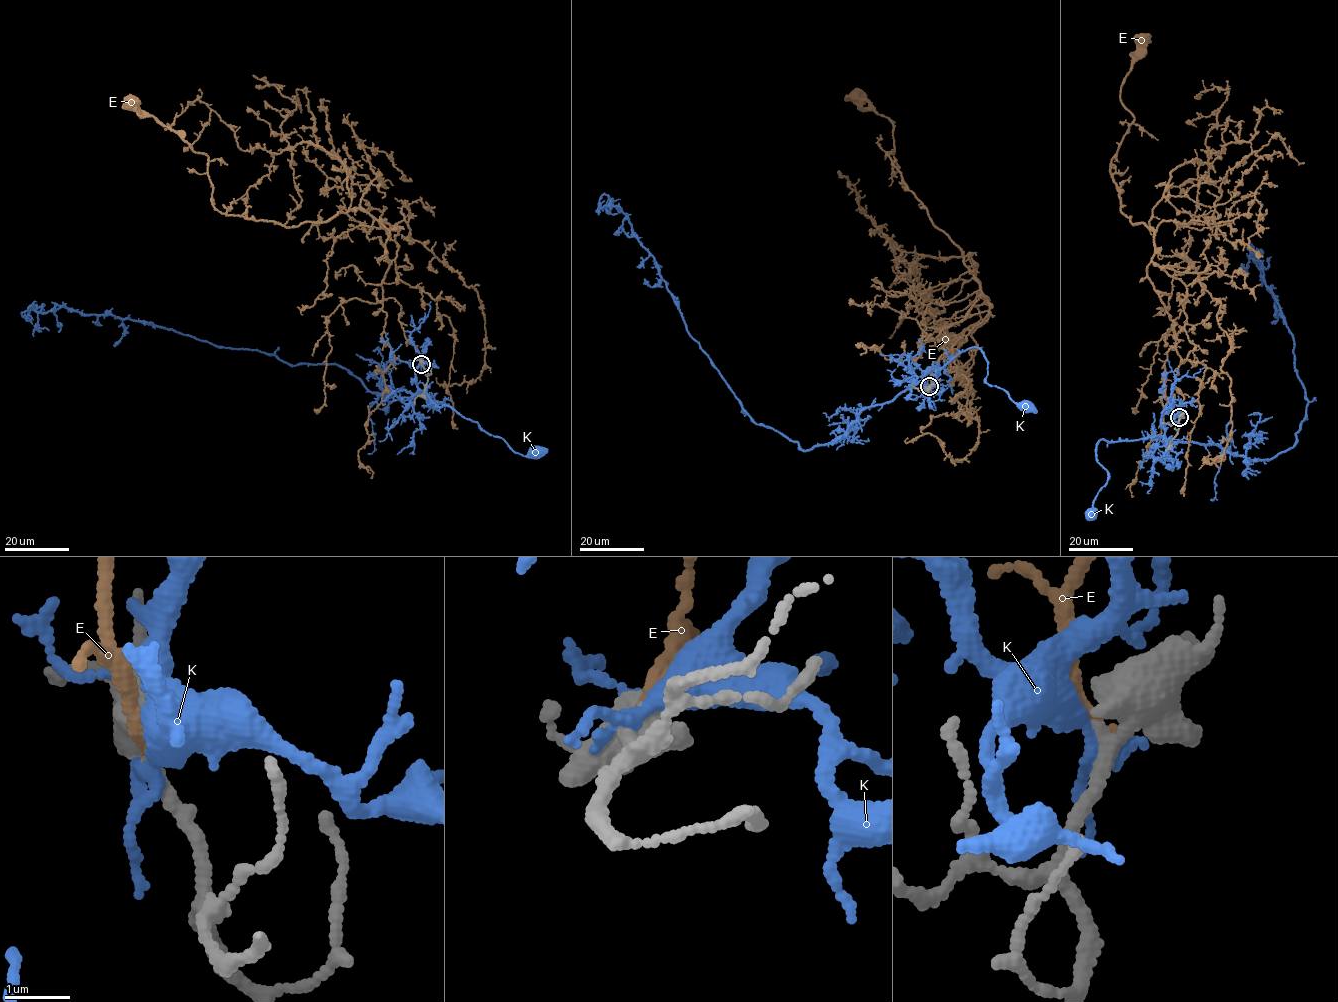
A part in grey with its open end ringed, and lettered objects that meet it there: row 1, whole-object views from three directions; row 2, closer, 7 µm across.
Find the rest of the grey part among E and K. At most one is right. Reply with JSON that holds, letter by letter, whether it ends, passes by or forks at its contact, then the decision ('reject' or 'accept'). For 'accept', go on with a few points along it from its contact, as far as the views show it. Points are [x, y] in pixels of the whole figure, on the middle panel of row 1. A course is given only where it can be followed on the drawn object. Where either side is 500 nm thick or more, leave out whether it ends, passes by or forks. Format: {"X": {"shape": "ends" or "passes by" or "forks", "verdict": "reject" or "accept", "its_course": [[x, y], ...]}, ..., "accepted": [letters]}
{"E": {"shape": "ends", "verdict": "accept", "its_course": [[929, 386], [944, 351], [935, 340], [988, 297], [892, 164], [893, 126], [859, 107], [857, 95]]}, "K": {"shape": "passes by", "verdict": "reject"}, "accepted": ["E"]}

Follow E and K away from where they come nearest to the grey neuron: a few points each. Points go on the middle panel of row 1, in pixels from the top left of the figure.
E: (929, 386), (944, 351), (935, 340), (988, 297), (892, 164), (893, 126), (859, 107), (857, 95)
K: (929, 387), (936, 371), (927, 372), (923, 378), (973, 347), (983, 351), (987, 363), (986, 382), (1026, 404)

